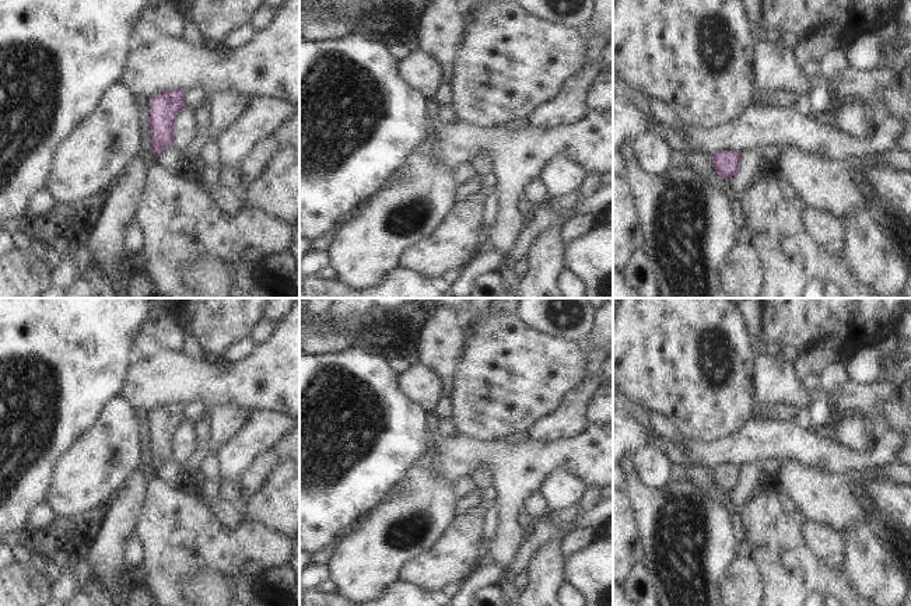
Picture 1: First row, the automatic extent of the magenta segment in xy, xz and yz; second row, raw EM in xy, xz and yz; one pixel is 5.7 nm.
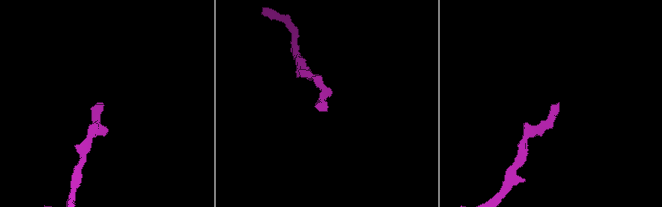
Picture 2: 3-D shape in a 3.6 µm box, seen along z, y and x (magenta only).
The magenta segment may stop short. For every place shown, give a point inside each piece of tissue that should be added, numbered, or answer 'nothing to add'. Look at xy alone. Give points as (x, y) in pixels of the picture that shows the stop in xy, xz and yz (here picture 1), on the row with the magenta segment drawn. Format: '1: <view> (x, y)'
nothing to add

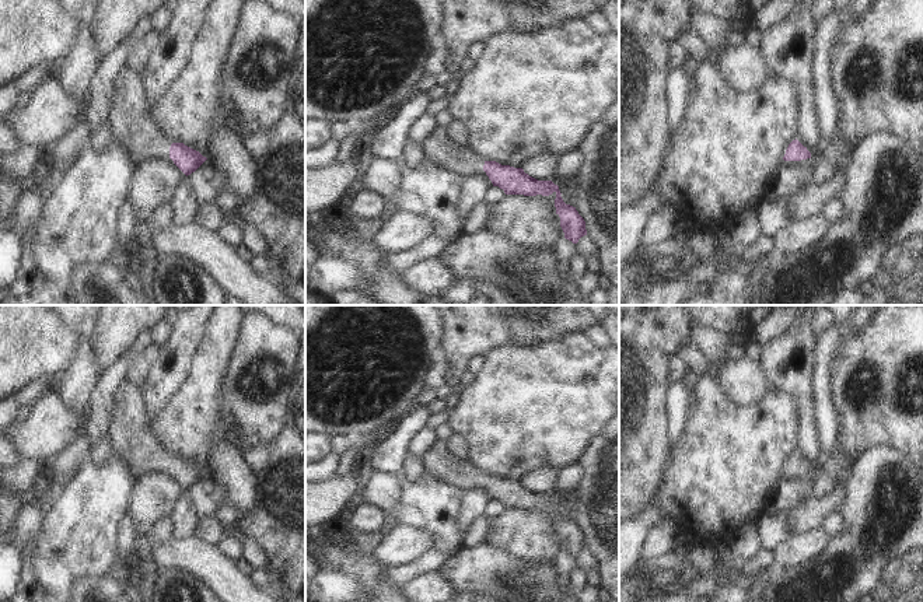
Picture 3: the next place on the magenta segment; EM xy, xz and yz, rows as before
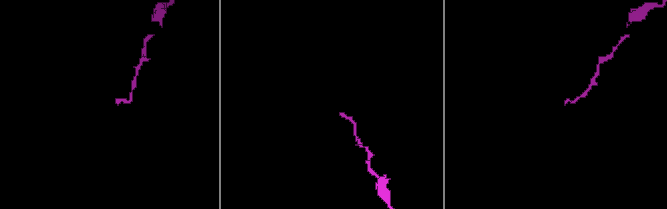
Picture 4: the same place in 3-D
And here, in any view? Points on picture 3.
1: xy (132, 123)

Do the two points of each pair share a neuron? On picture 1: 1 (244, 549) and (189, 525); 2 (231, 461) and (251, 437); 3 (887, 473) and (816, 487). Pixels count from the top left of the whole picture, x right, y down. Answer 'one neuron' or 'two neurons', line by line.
1: one neuron
2: one neuron
3: one neuron

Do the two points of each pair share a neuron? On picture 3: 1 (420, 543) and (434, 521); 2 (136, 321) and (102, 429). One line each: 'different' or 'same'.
1: different
2: different

